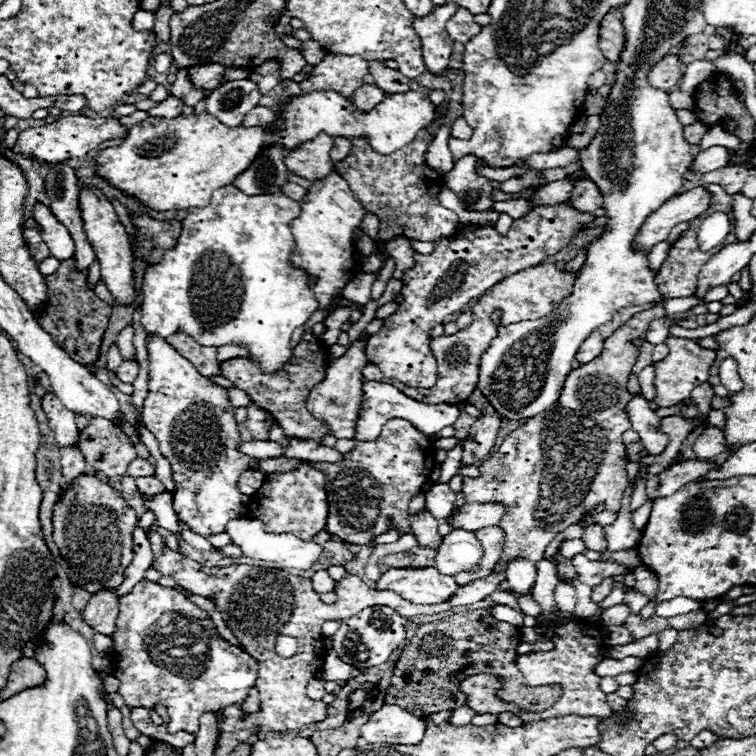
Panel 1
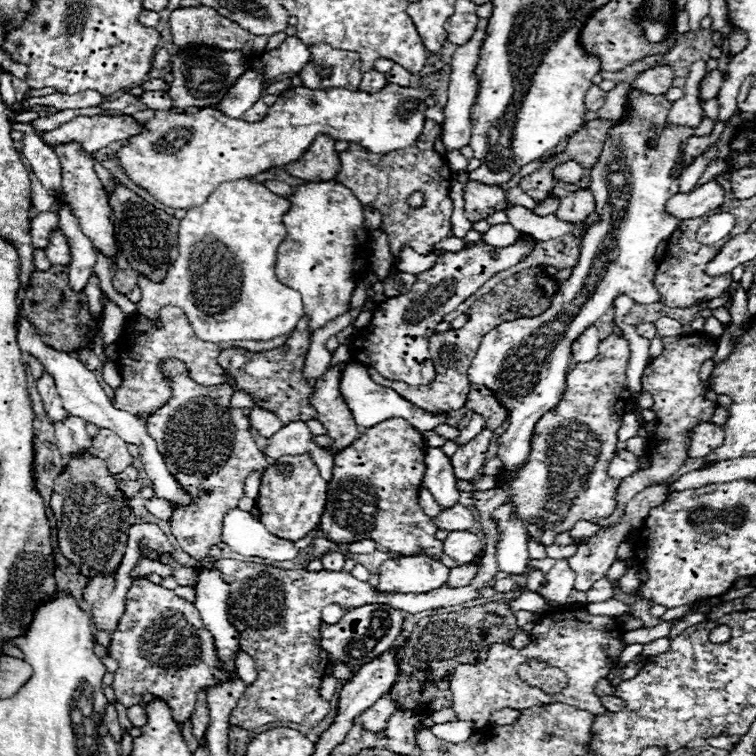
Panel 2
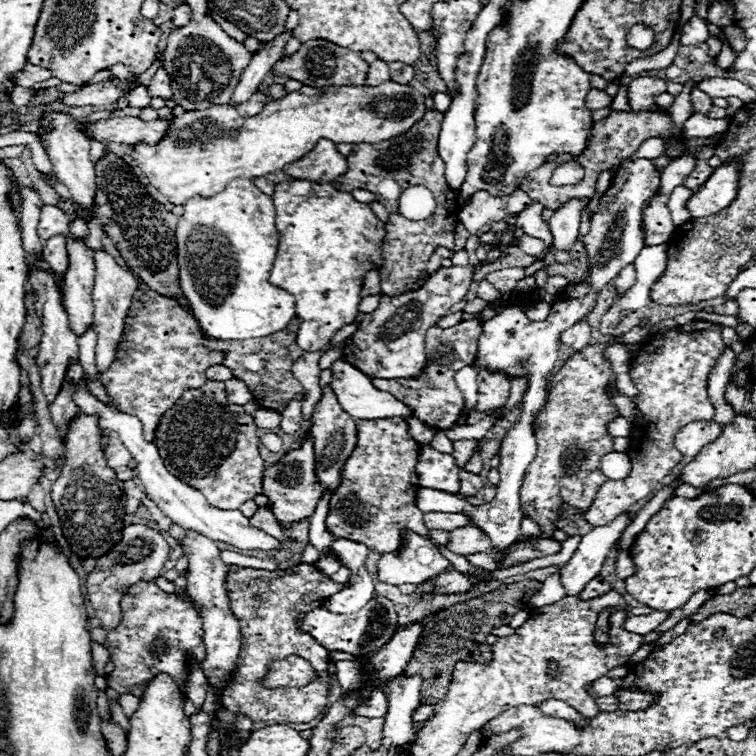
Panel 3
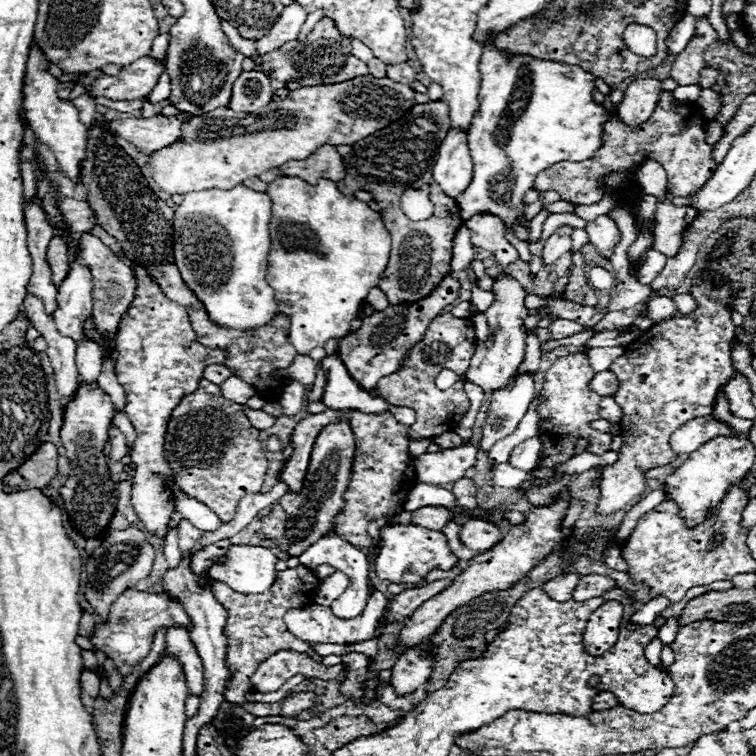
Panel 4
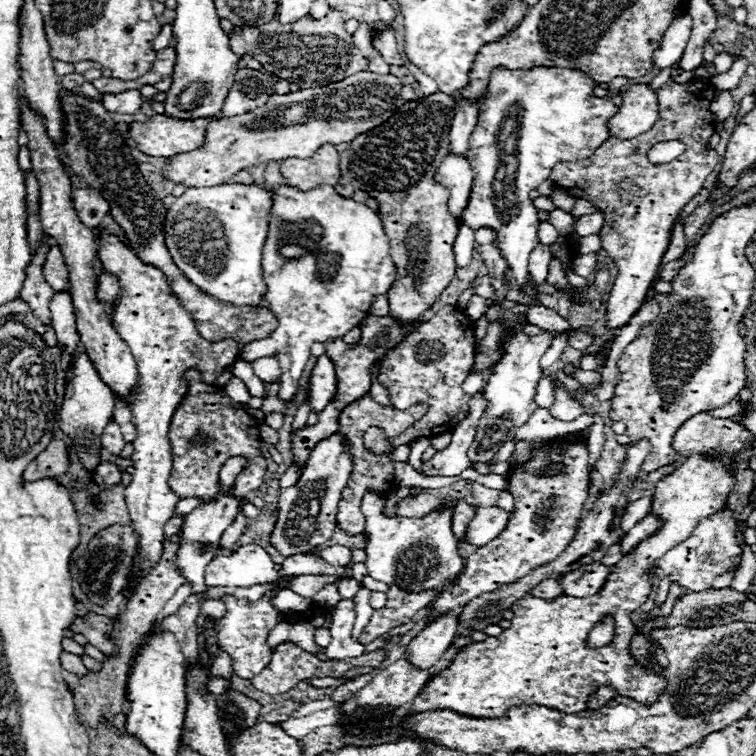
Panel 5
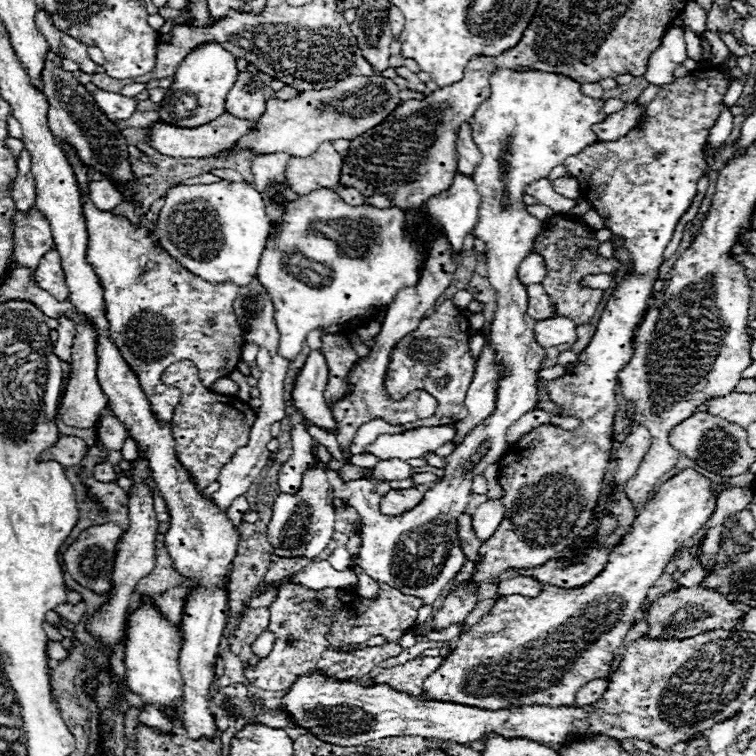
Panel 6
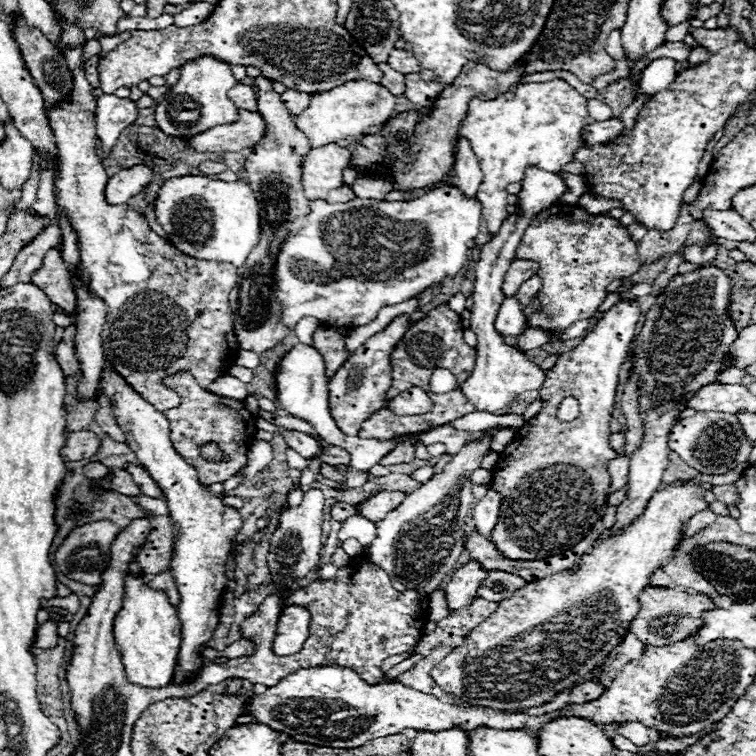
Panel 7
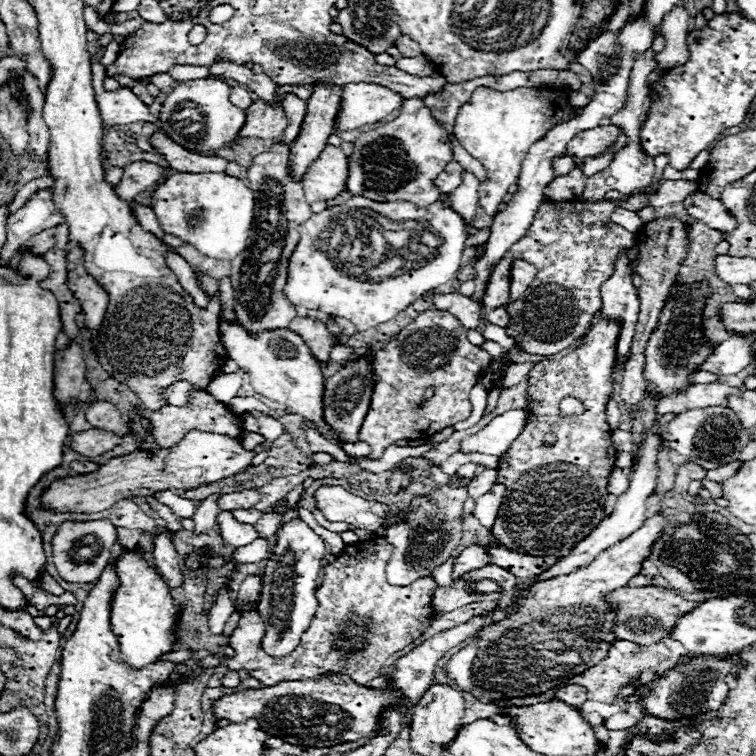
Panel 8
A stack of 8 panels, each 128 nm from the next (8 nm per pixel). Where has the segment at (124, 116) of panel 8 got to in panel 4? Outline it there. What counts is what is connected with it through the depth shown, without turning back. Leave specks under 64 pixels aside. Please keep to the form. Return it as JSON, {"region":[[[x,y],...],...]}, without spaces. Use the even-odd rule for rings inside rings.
{"region":[[[96,100],[98,104],[104,104],[108,106],[110,110],[116,110],[116,112],[134,112],[134,110],[140,110],[144,100],[120,100],[120,102],[112,102],[112,100]]]}

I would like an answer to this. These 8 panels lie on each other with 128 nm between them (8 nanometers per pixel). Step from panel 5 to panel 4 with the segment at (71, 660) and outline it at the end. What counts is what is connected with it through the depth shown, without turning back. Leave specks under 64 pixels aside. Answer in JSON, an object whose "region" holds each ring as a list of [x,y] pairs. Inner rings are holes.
{"region":[[[84,670],[80,682],[82,682],[82,690],[84,690],[84,692],[88,692],[92,698],[98,698],[98,692],[100,692],[100,678],[98,678],[96,674]]]}

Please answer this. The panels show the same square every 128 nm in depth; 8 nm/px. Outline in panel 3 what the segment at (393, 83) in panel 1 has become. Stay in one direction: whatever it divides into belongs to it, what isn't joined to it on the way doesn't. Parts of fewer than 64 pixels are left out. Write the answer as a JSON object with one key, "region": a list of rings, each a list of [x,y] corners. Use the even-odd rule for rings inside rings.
{"region":[[[388,64],[390,66],[390,80],[398,84],[408,84],[414,78],[414,68],[408,64]]]}

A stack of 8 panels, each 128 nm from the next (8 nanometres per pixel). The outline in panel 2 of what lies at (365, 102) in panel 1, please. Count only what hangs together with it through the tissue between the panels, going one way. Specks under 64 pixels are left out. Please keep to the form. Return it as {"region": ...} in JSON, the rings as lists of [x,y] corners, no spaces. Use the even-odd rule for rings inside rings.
{"region":[[[376,70],[366,72],[364,78],[362,78],[362,82],[360,82],[360,90],[362,92],[370,92],[370,94],[380,92],[384,86],[386,86],[386,78],[384,78],[382,72],[376,72]]]}

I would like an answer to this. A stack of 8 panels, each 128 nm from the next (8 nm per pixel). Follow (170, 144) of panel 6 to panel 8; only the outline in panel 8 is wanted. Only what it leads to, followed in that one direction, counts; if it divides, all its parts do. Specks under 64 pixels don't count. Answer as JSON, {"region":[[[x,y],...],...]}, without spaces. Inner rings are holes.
{"region":[[[256,100],[244,112],[246,124],[238,132],[238,138],[280,138],[288,124],[282,104],[278,108],[272,108],[262,100]]]}

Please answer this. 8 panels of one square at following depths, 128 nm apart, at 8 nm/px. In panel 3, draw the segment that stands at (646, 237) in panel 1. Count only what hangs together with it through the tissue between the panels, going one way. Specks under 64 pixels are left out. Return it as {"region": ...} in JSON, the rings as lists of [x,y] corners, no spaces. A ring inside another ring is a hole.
{"region":[[[726,164],[714,170],[714,174],[698,188],[686,202],[692,218],[710,216],[734,202],[738,190],[738,164]]]}

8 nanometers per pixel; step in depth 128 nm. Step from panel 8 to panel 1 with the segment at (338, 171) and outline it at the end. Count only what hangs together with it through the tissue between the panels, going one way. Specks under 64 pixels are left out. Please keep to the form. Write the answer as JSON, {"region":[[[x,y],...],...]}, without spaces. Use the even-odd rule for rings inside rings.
{"region":[[[318,134],[314,140],[300,144],[284,156],[284,164],[290,172],[308,178],[320,180],[334,170],[334,162],[330,160],[330,150],[334,146],[334,138],[328,134]]]}

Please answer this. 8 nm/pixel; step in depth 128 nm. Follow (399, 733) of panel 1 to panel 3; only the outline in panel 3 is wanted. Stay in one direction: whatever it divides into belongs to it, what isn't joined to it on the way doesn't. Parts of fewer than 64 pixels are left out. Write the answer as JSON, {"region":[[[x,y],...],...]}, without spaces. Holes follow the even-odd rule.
{"region":[[[374,690],[370,700],[366,700],[364,704],[360,704],[356,708],[356,714],[366,716],[366,718],[382,718],[382,716],[386,716],[386,710],[388,710],[386,694],[382,690]]]}

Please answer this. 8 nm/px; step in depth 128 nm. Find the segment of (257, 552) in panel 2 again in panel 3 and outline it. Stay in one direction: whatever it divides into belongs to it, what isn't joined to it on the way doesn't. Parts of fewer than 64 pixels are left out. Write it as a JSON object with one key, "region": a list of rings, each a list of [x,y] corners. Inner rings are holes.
{"region":[[[82,378],[78,382],[78,388],[76,392],[72,394],[72,400],[74,404],[78,404],[80,412],[82,414],[98,414],[100,420],[98,420],[98,426],[102,430],[112,430],[112,432],[118,432],[120,440],[126,444],[126,448],[130,450],[132,458],[136,460],[136,470],[138,470],[138,478],[144,486],[144,492],[146,496],[170,518],[174,520],[176,524],[180,524],[182,528],[188,528],[188,530],[196,530],[212,540],[220,540],[224,544],[230,544],[230,546],[236,546],[238,550],[282,550],[280,548],[280,542],[276,538],[272,538],[270,534],[266,534],[264,530],[256,528],[250,524],[250,520],[240,512],[240,510],[218,510],[218,508],[212,508],[206,498],[190,488],[188,484],[184,484],[182,480],[178,480],[174,474],[170,474],[164,466],[164,460],[160,458],[160,452],[156,448],[154,442],[148,442],[144,440],[144,432],[142,432],[142,424],[140,420],[134,416],[134,414],[126,414],[122,410],[114,410],[112,406],[100,402],[96,396],[90,394],[90,390],[86,388],[86,380]]]}

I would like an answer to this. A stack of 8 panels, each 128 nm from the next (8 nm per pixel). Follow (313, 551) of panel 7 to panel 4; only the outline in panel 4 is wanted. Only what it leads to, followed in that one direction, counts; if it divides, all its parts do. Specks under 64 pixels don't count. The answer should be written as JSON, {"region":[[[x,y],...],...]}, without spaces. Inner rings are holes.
{"region":[[[342,418],[336,424],[328,424],[320,430],[314,448],[312,448],[312,456],[310,456],[310,466],[308,466],[308,474],[306,474],[306,482],[304,482],[304,490],[302,494],[290,494],[286,492],[278,502],[284,508],[288,520],[286,520],[286,538],[288,538],[288,552],[290,556],[300,556],[302,552],[306,552],[306,548],[310,544],[314,544],[314,540],[328,536],[332,526],[334,526],[334,516],[344,508],[344,500],[342,494],[346,492],[346,486],[350,482],[350,474],[352,474],[352,460],[354,460],[354,432],[350,428],[350,422],[346,418]]]}

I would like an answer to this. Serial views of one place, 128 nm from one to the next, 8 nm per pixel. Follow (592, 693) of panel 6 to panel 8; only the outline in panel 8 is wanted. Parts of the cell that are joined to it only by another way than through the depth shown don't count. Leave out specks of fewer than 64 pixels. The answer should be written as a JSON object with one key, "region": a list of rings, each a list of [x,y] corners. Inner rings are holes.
{"region":[[[568,684],[568,686],[564,686],[564,688],[560,688],[556,692],[556,698],[562,700],[562,702],[566,702],[566,704],[570,704],[570,706],[580,708],[588,700],[588,690],[584,690],[582,686]]]}

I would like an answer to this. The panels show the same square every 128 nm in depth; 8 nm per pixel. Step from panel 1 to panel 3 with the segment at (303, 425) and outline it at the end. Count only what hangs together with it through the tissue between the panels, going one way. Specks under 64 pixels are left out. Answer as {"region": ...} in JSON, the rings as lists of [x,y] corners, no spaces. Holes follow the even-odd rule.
{"region":[[[294,318],[286,330],[280,330],[274,336],[266,336],[266,338],[258,338],[258,340],[244,340],[244,342],[242,340],[204,338],[204,346],[210,350],[224,352],[226,358],[222,364],[226,368],[230,368],[232,374],[250,388],[254,400],[262,408],[282,414],[292,398],[300,398],[300,400],[306,398],[306,390],[292,376],[292,364],[296,362],[296,358],[300,358],[304,354],[304,350],[298,348],[298,344],[296,344],[296,332],[298,332],[298,324]]]}

